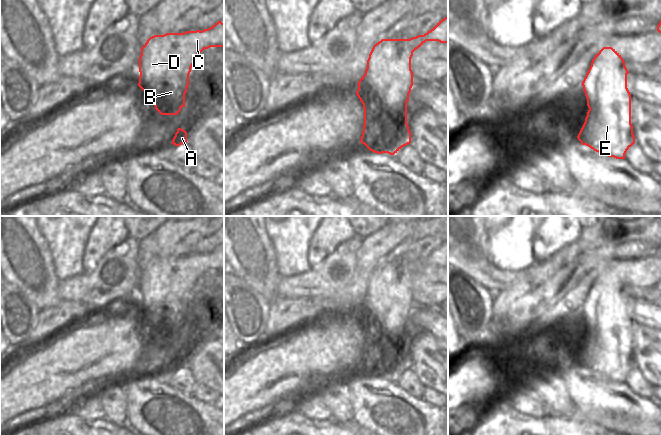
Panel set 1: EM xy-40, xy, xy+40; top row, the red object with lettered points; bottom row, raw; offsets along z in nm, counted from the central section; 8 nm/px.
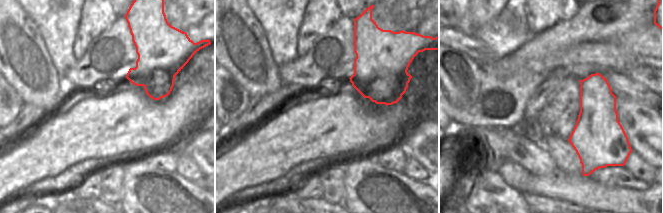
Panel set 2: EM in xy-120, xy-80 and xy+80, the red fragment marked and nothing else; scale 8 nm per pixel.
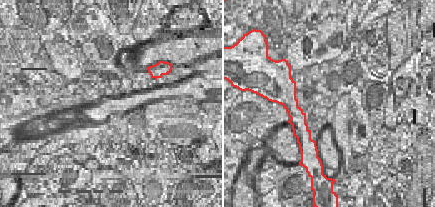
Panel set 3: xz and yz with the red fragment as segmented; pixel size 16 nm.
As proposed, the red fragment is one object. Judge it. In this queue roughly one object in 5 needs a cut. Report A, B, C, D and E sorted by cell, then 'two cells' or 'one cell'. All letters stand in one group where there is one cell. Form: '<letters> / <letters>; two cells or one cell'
A B C D E; one cell

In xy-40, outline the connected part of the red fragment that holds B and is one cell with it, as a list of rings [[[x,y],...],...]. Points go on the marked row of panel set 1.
[[[221,21],[202,31],[154,35],[143,45],[138,61],[138,86],[151,98],[161,115],[177,115],[185,107],[191,68],[199,54],[210,47],[224,47],[224,23]]]

